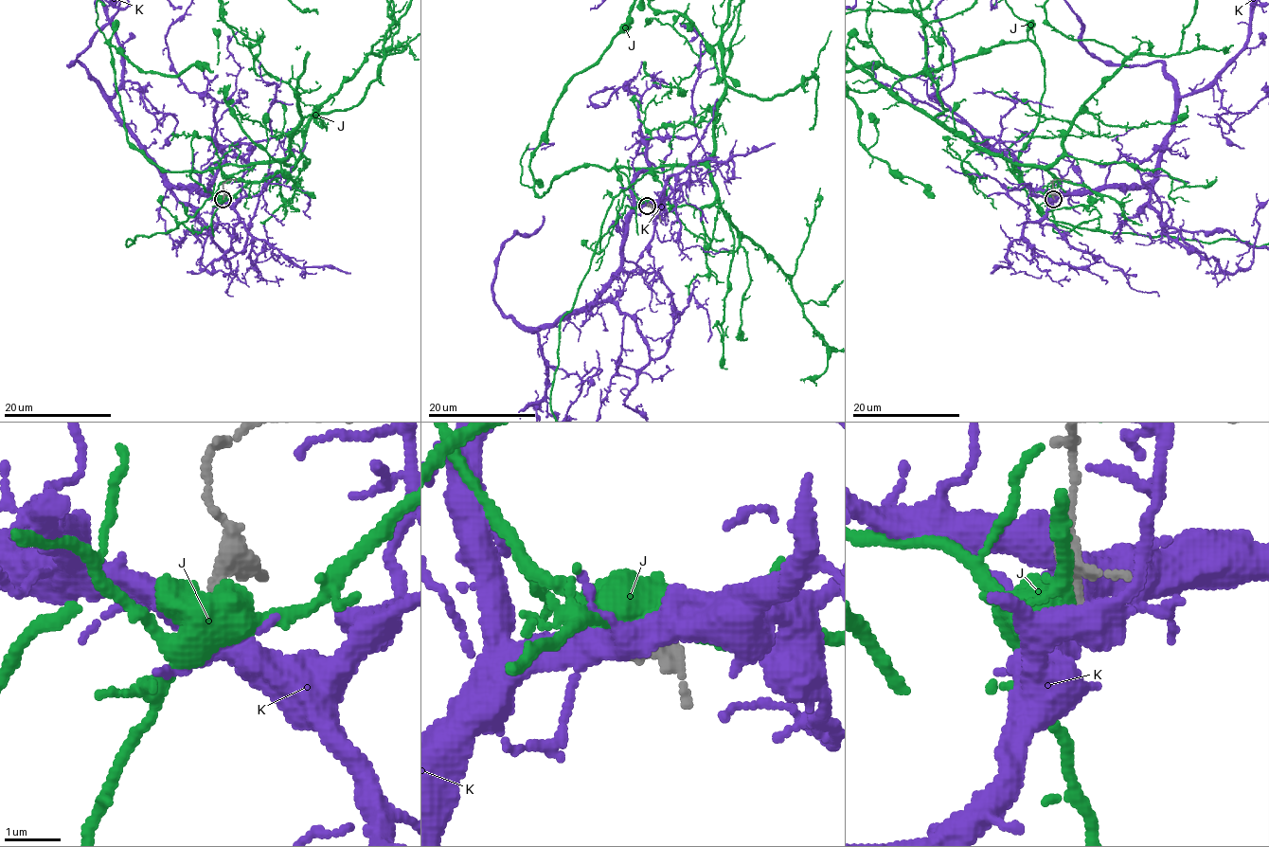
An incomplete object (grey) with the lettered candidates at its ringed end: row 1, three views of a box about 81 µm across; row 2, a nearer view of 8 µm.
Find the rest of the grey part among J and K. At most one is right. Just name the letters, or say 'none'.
none

